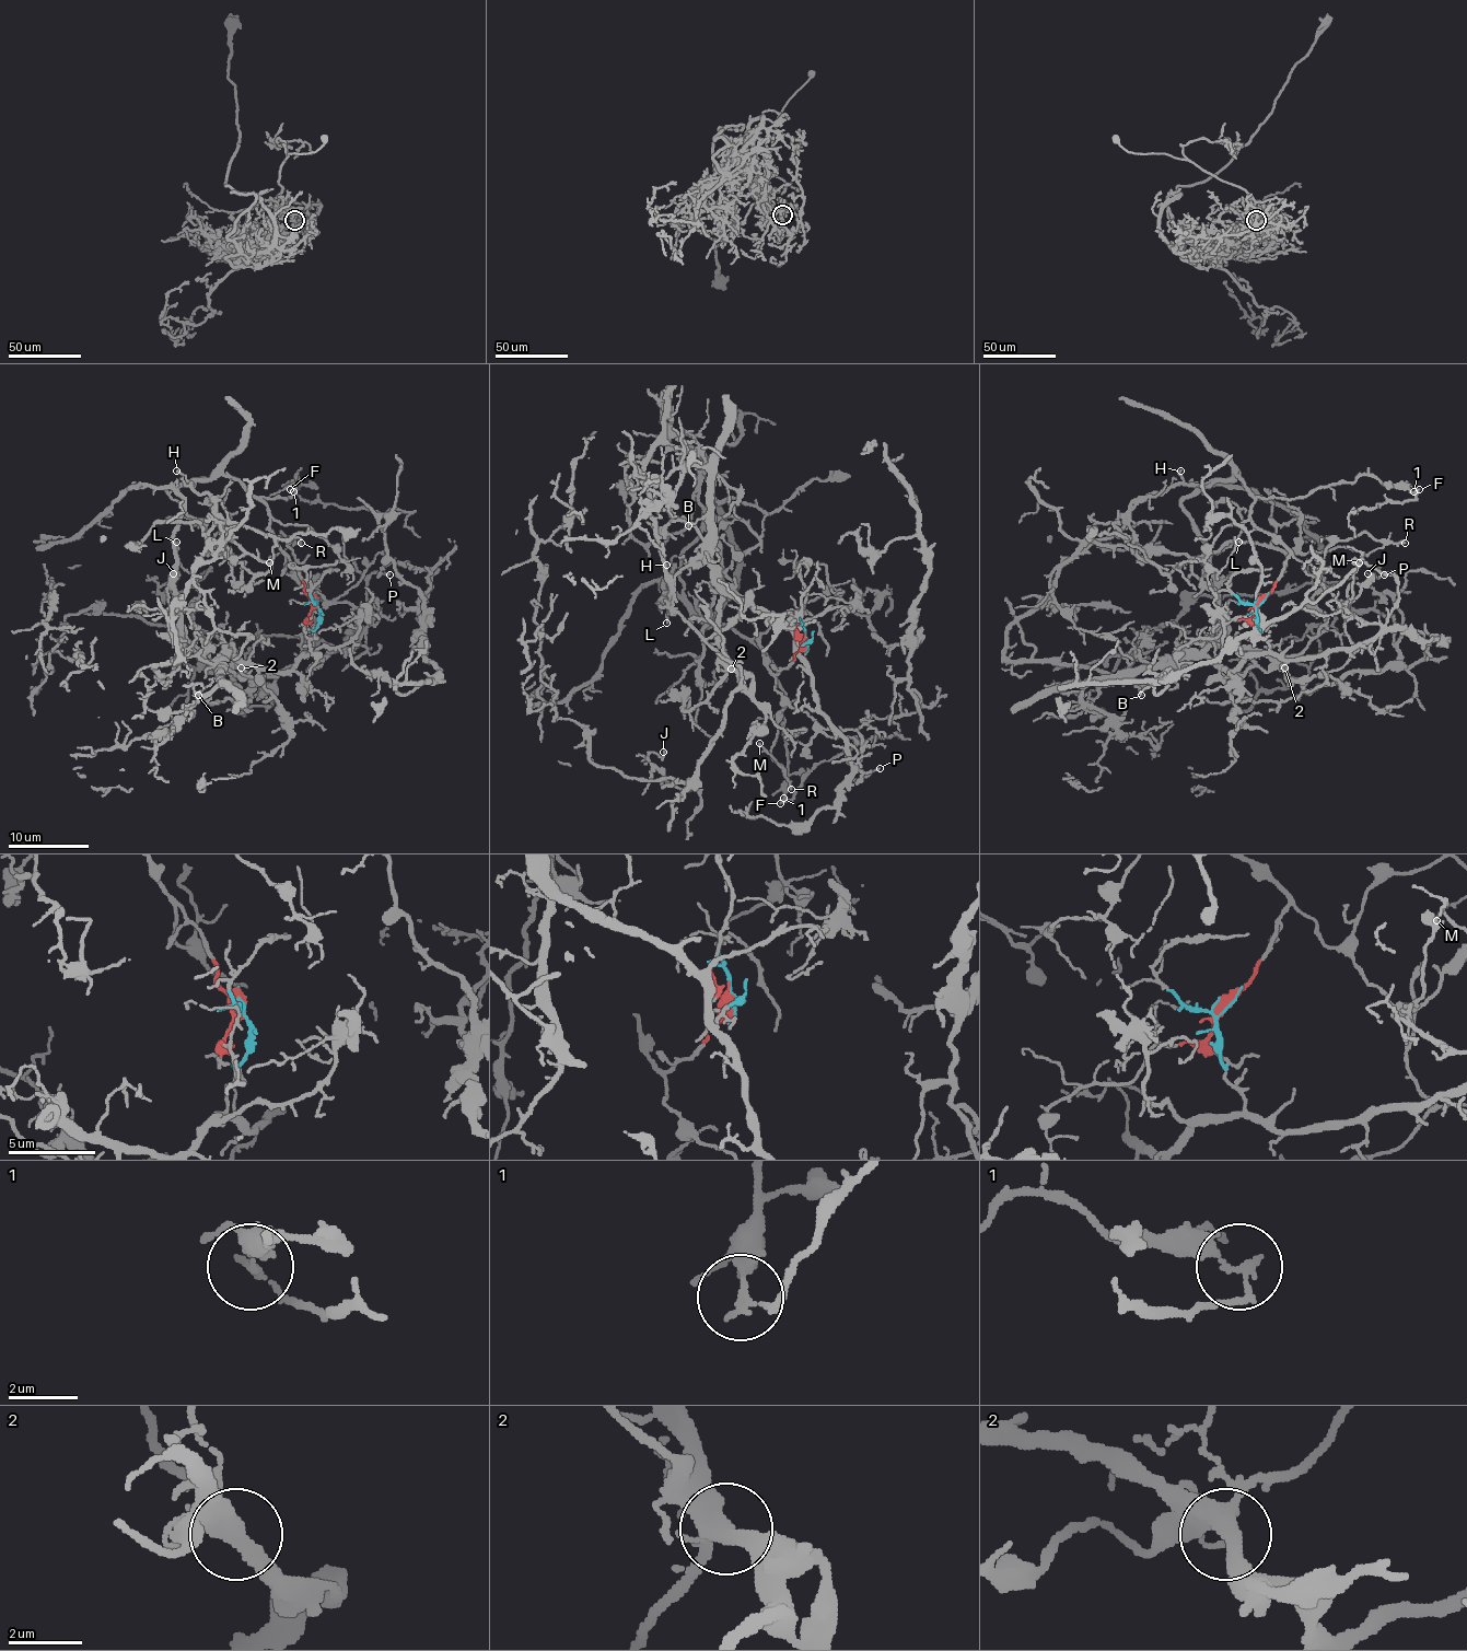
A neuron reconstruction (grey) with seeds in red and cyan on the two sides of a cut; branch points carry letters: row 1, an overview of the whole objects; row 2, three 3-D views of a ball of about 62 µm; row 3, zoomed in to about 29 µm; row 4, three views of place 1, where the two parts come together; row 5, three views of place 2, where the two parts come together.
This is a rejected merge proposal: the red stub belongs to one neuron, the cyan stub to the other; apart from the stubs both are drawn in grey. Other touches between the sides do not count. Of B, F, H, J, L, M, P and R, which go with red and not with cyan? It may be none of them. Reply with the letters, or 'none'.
F, H, L, M, R

